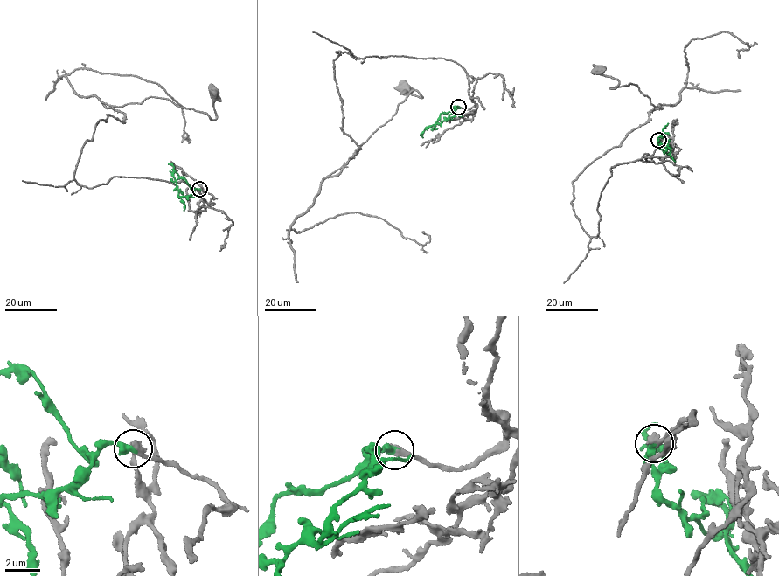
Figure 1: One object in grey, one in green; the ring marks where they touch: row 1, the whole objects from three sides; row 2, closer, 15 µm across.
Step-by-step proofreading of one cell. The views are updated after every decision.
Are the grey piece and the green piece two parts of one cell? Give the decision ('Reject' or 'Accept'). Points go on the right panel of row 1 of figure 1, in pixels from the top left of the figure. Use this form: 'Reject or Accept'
Accept

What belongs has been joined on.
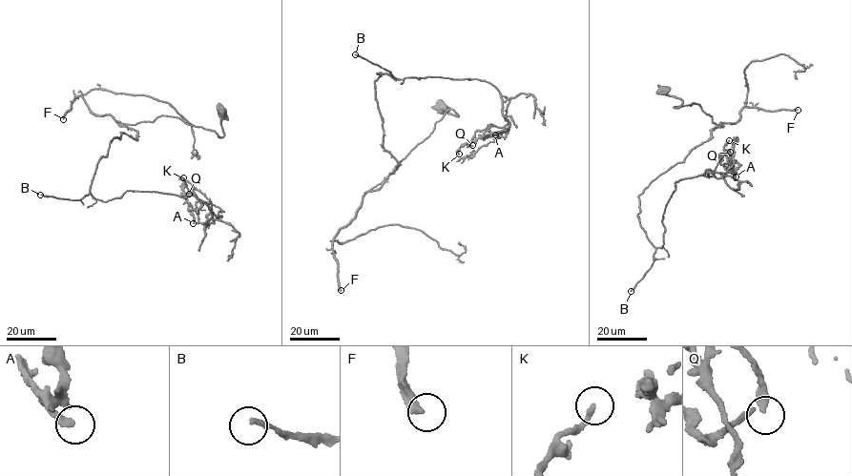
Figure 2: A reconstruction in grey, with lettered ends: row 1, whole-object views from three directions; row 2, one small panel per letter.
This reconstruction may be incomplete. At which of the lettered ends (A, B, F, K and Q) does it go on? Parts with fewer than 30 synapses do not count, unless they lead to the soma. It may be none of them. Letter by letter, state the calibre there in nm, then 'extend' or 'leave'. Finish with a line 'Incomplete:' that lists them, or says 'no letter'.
A: 240 nm | leave
B: 180 nm | extend
F: 280 nm | extend
K: 200 nm | leave
Q: 280 nm | leave
Incomplete: B, F

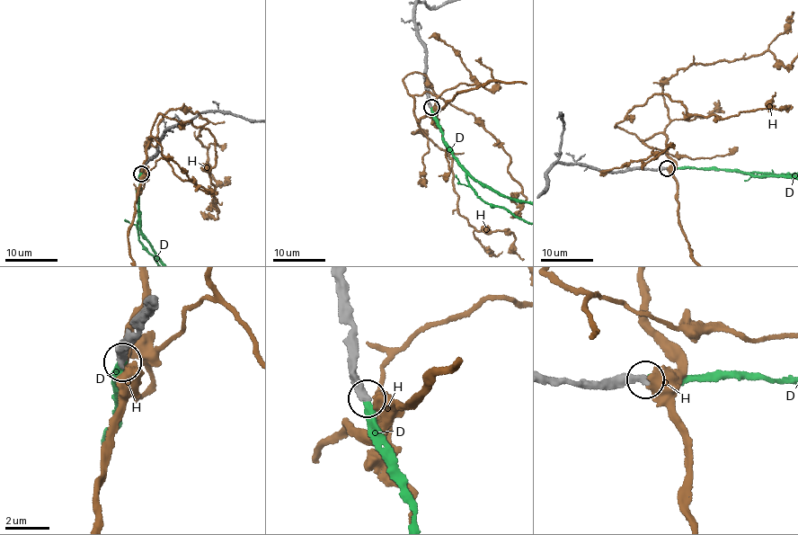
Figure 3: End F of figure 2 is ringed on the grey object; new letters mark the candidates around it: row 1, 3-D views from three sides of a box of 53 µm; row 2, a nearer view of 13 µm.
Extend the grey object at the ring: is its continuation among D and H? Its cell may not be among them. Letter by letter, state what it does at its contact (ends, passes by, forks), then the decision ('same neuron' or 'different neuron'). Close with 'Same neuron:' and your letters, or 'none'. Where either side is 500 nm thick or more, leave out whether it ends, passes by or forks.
D: it ends | same neuron
H: different neuron
Same neuron: D

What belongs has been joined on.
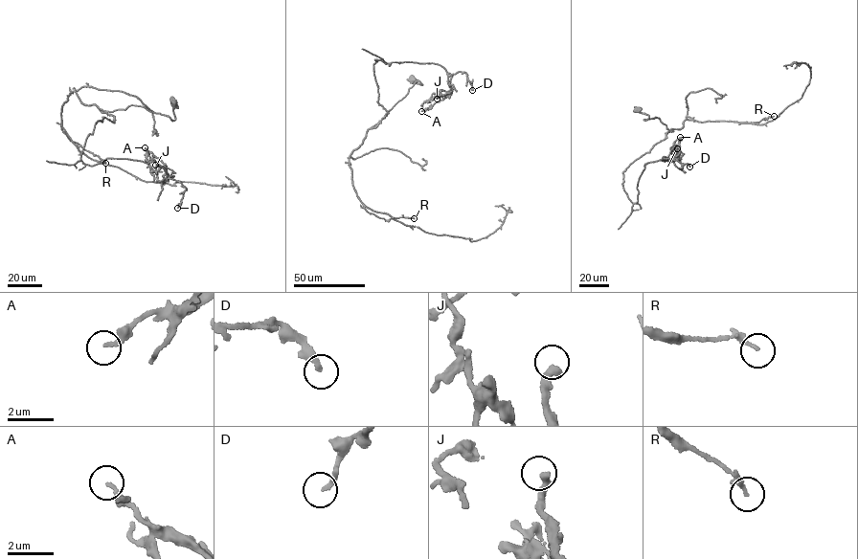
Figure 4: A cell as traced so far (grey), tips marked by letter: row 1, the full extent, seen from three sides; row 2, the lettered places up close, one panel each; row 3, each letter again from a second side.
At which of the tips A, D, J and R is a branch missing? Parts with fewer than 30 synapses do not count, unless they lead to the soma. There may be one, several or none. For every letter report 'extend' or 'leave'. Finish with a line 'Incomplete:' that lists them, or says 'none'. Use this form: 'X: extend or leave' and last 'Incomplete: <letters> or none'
A: leave
D: leave
J: leave
R: leave
Incomplete: none

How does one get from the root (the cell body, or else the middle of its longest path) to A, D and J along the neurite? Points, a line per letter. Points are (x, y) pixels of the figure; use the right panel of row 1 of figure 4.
A: (637, 110), (670, 131), (622, 172), (631, 202), (638, 202), (644, 165), (674, 161), (680, 137)
D: (637, 110), (670, 131), (622, 172), (631, 202), (638, 202), (647, 162), (669, 158), (689, 167)
J: (637, 110), (670, 131), (622, 172), (631, 202), (645, 164), (672, 161), (679, 150), (680, 158), (677, 148)

